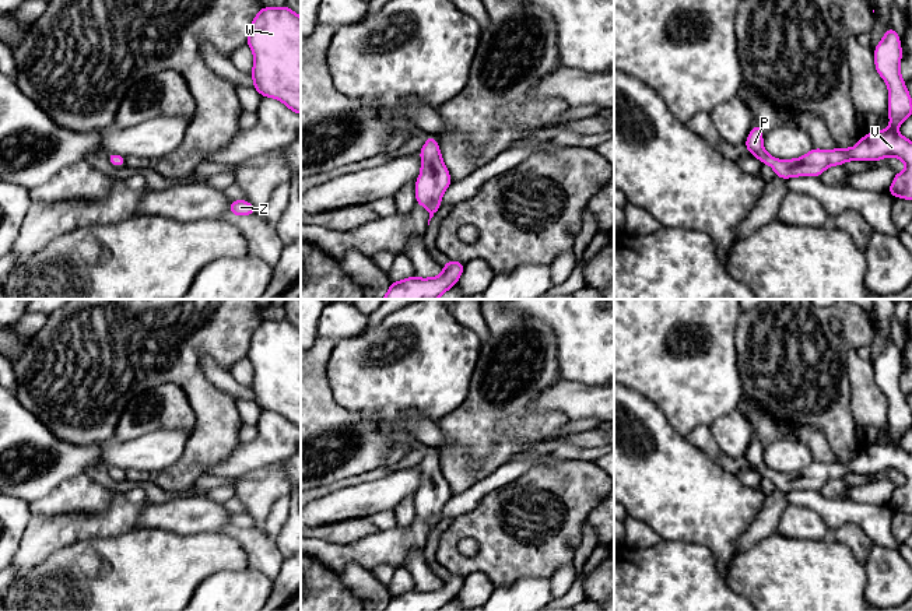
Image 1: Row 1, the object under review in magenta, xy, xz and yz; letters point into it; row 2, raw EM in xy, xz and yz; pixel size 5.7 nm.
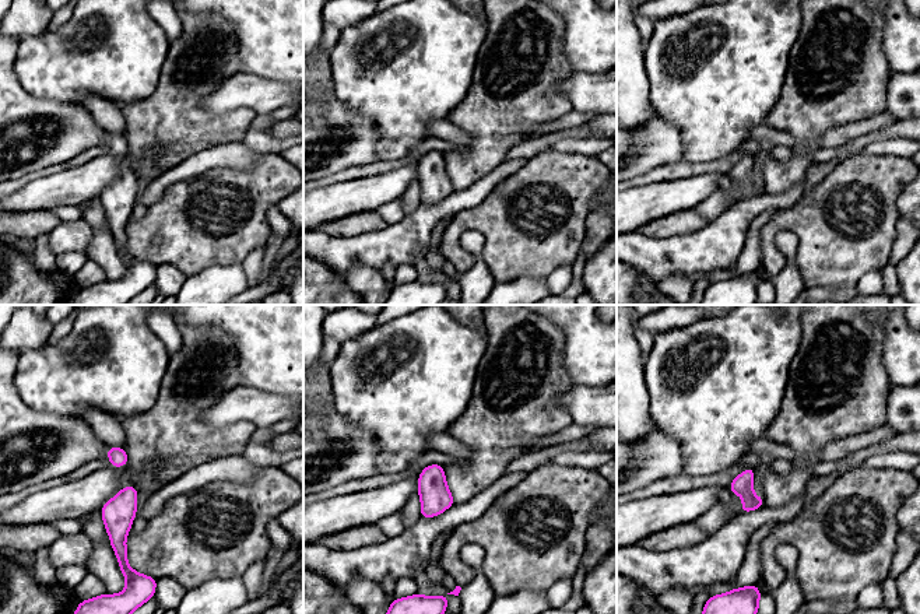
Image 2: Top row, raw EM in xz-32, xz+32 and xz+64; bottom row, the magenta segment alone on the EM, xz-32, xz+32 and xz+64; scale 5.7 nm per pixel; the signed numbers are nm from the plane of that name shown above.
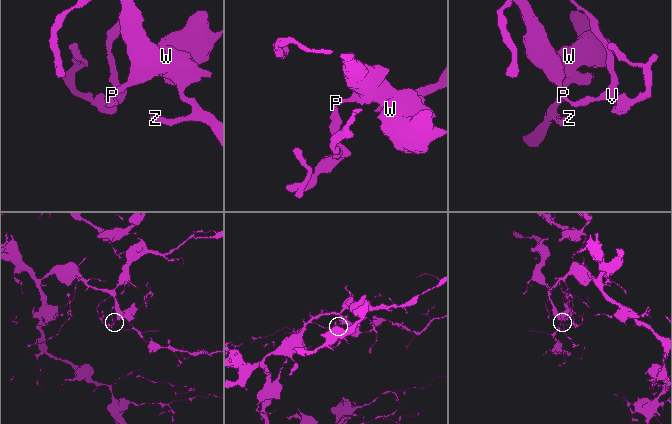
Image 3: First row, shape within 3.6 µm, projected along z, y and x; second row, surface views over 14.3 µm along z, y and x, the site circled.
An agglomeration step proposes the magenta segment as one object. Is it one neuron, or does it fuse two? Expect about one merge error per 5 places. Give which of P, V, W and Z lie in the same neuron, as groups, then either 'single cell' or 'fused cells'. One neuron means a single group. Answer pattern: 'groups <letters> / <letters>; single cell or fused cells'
groups P V W Z; single cell

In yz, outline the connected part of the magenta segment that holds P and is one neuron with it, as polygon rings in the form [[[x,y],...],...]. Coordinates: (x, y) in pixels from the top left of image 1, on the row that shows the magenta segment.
[[[890,27],[874,49],[876,70],[888,85],[888,130],[870,131],[853,148],[813,148],[796,159],[775,159],[764,150],[764,130],[755,124],[747,136],[746,148],[761,164],[771,165],[775,175],[781,179],[821,176],[828,166],[842,165],[846,161],[880,161],[885,157],[897,157],[905,162],[906,169],[895,173],[888,193],[894,197],[912,200],[912,141],[898,133],[898,126],[912,115],[912,98],[899,73],[901,59],[899,36]]]

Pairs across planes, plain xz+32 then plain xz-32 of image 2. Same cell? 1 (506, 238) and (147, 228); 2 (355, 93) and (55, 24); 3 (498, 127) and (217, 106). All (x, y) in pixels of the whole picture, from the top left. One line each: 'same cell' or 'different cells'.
1: same cell
2: different cells
3: different cells

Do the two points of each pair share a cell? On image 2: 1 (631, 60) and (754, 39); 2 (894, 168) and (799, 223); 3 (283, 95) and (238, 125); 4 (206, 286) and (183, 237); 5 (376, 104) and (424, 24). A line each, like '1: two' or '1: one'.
1: two
2: one
3: two
4: two
5: one

